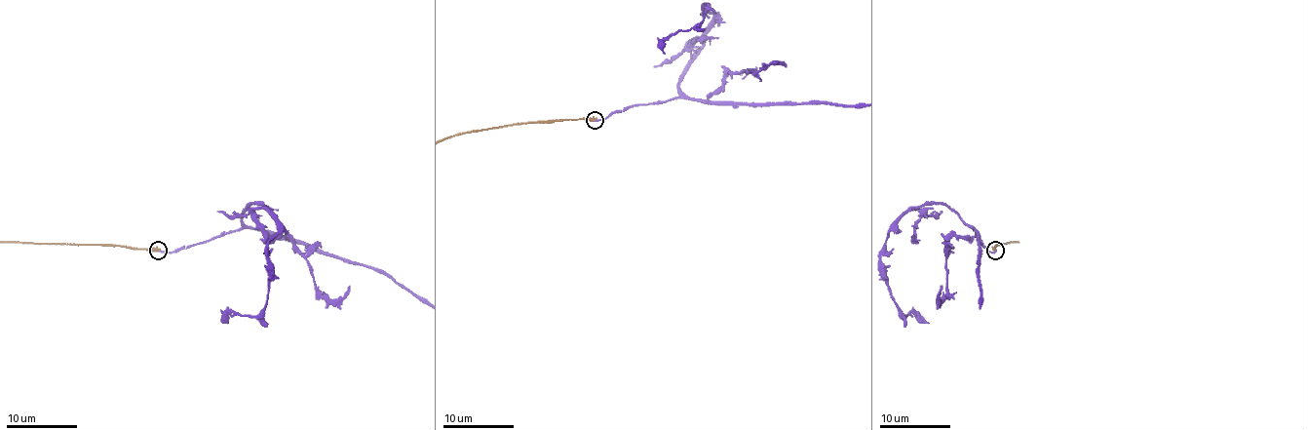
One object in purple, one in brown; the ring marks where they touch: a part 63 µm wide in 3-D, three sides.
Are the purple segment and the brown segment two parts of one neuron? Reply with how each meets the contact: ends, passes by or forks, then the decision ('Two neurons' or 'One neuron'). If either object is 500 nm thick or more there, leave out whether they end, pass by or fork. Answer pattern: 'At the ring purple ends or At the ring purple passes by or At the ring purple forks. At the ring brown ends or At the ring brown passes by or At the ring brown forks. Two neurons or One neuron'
At the ring purple ends. At the ring brown ends. One neuron

